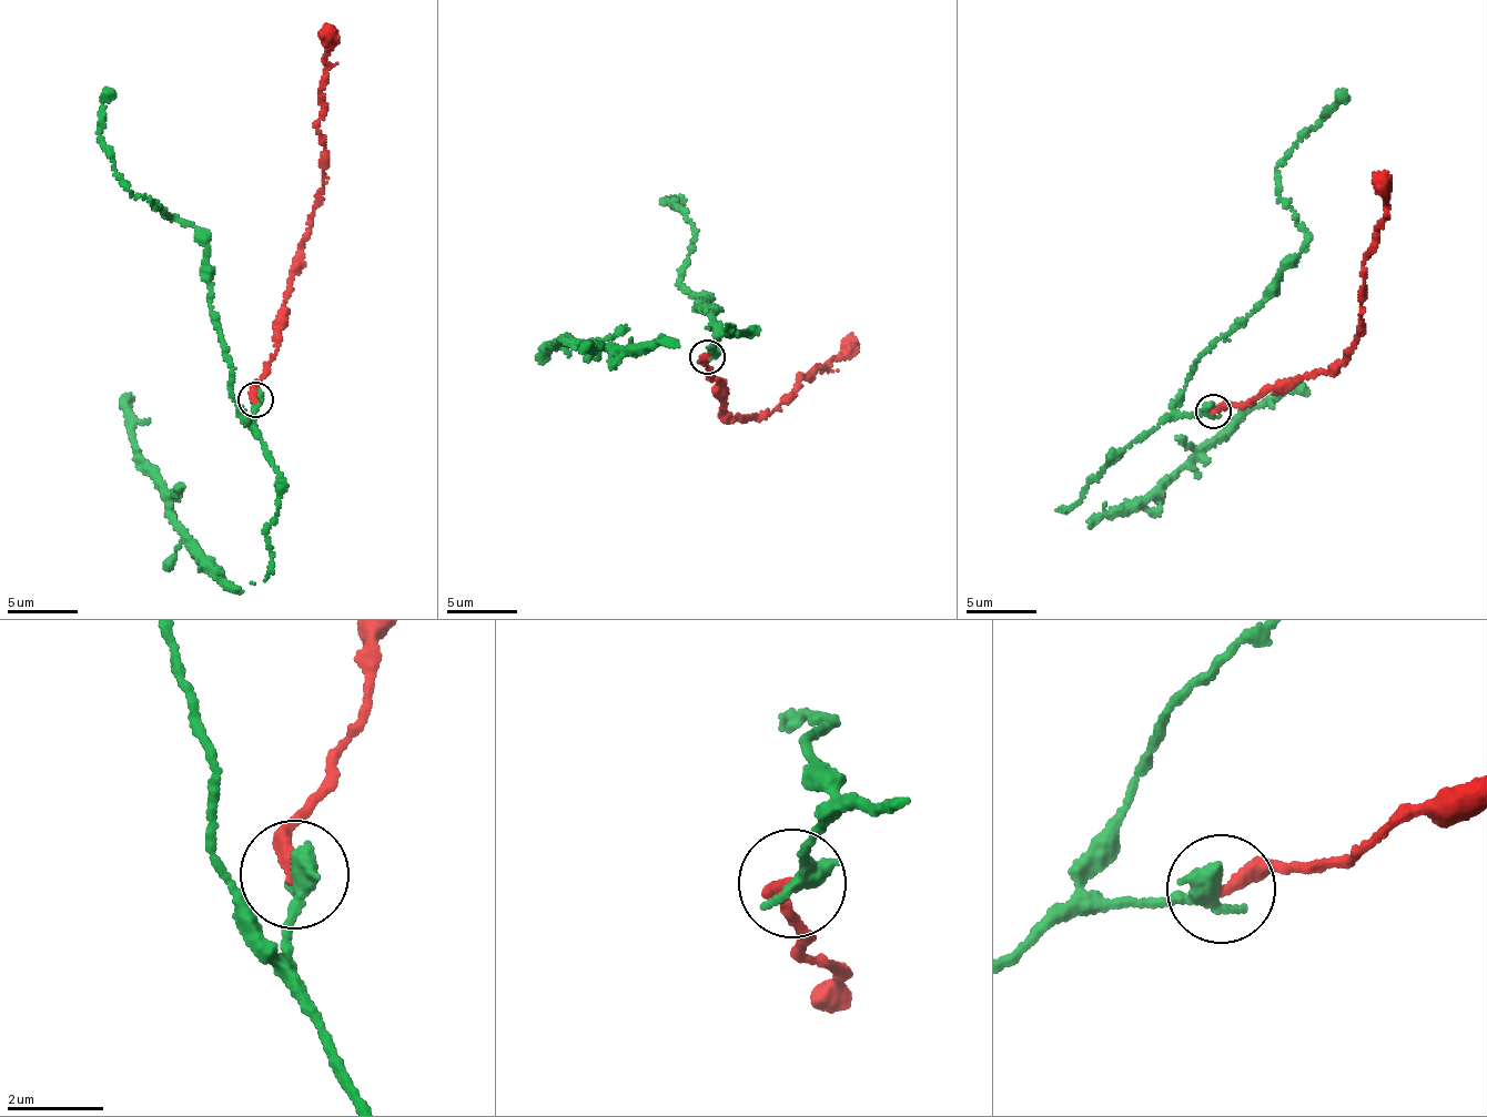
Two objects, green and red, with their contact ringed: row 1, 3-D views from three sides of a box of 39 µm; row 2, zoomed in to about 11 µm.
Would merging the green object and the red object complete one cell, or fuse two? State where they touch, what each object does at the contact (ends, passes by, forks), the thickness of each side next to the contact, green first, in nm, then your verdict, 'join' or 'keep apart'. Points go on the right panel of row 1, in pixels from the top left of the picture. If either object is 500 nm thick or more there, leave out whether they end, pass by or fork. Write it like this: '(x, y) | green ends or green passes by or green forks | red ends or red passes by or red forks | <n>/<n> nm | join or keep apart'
(1213, 412) | green ends | red ends | 480/320 nm | join

